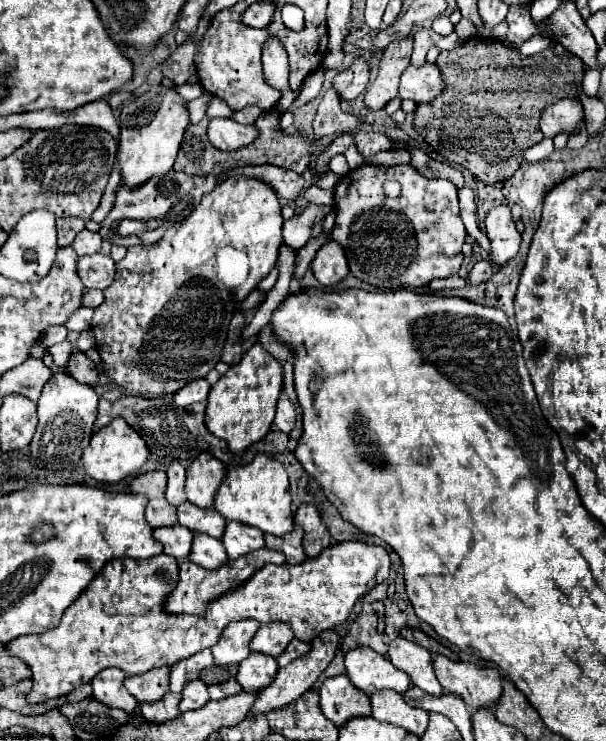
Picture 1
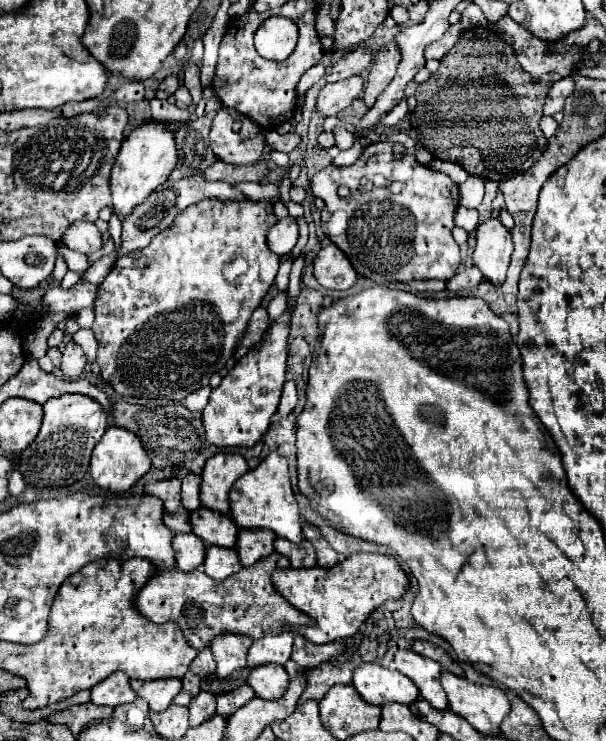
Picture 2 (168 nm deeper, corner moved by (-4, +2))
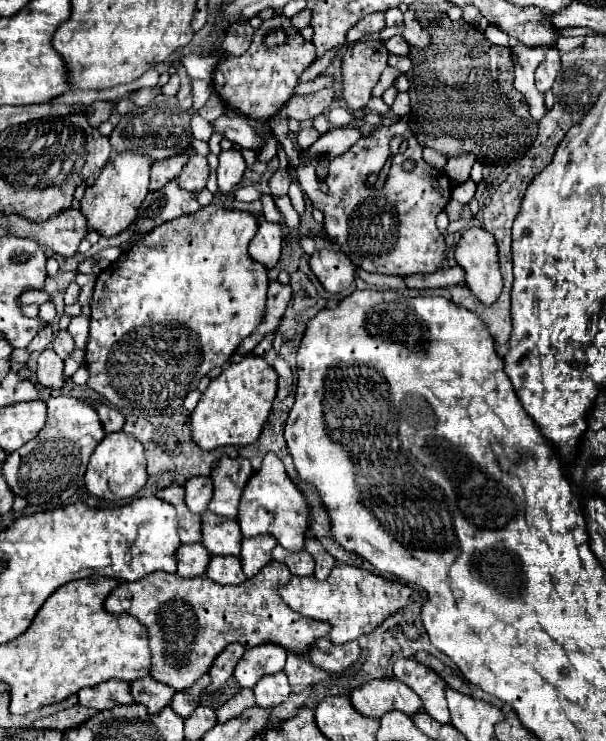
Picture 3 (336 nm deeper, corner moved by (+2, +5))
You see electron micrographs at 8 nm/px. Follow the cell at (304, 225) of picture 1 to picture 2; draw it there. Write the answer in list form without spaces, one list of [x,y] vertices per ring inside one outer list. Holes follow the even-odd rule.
[[[294,217],[280,219],[270,231],[268,231],[268,247],[278,253],[280,257],[290,253],[294,245],[298,243],[298,223]]]

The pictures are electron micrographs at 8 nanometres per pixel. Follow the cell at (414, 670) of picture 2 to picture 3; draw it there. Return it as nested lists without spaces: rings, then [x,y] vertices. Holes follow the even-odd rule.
[[[400,658],[394,662],[394,676],[410,686],[424,702],[424,712],[440,724],[450,724],[450,712],[446,710],[446,682],[428,666],[414,658]]]

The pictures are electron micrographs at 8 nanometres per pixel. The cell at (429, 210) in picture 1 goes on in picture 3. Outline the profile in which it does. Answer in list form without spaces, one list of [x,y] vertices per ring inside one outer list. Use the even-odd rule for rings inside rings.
[[[402,116],[396,124],[378,126],[370,136],[362,136],[346,154],[330,160],[328,192],[322,192],[316,182],[316,162],[302,160],[304,150],[296,148],[290,140],[284,146],[288,164],[292,166],[302,192],[312,200],[314,208],[324,212],[324,230],[330,240],[352,260],[354,266],[366,272],[380,272],[392,276],[410,276],[418,272],[436,272],[444,262],[444,236],[436,228],[438,212],[450,200],[450,178],[444,170],[430,168],[422,160],[422,146],[416,142],[408,116]],[[392,136],[404,136],[408,150],[404,154],[390,154],[388,142]],[[410,158],[416,162],[412,172],[402,170],[402,162]],[[392,160],[390,176],[384,188],[374,188],[374,180],[382,166]]]

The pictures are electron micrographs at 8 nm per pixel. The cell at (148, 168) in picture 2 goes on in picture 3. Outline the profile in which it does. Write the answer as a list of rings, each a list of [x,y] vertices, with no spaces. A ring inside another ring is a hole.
[[[118,154],[114,158],[114,162],[106,164],[100,172],[100,176],[96,178],[96,182],[92,186],[86,188],[84,192],[84,198],[80,200],[80,208],[82,208],[82,214],[86,216],[86,224],[90,226],[88,232],[98,232],[100,236],[116,236],[120,232],[124,232],[136,218],[138,214],[138,208],[140,204],[144,202],[146,194],[148,194],[148,184],[150,184],[150,164],[152,160],[146,158],[144,154]]]

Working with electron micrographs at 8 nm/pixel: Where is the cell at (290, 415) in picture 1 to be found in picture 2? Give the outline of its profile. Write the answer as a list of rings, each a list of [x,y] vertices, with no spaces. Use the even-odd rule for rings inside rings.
[[[288,381],[284,385],[284,391],[282,391],[282,399],[280,399],[280,405],[278,405],[278,417],[288,417],[294,407],[296,407],[296,401],[298,401],[298,395],[296,395],[296,385],[292,381]]]

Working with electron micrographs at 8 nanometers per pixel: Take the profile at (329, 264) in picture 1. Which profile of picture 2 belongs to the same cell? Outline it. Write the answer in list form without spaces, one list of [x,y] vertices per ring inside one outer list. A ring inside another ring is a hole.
[[[332,243],[316,253],[314,277],[324,289],[350,289],[358,279],[348,257]]]

